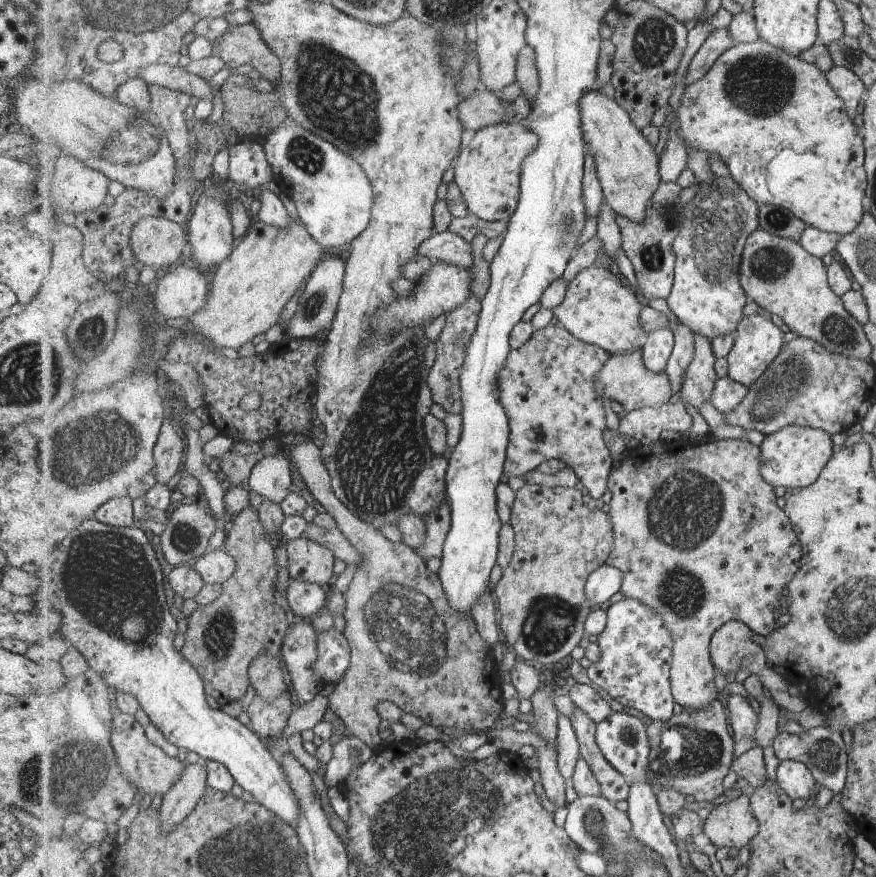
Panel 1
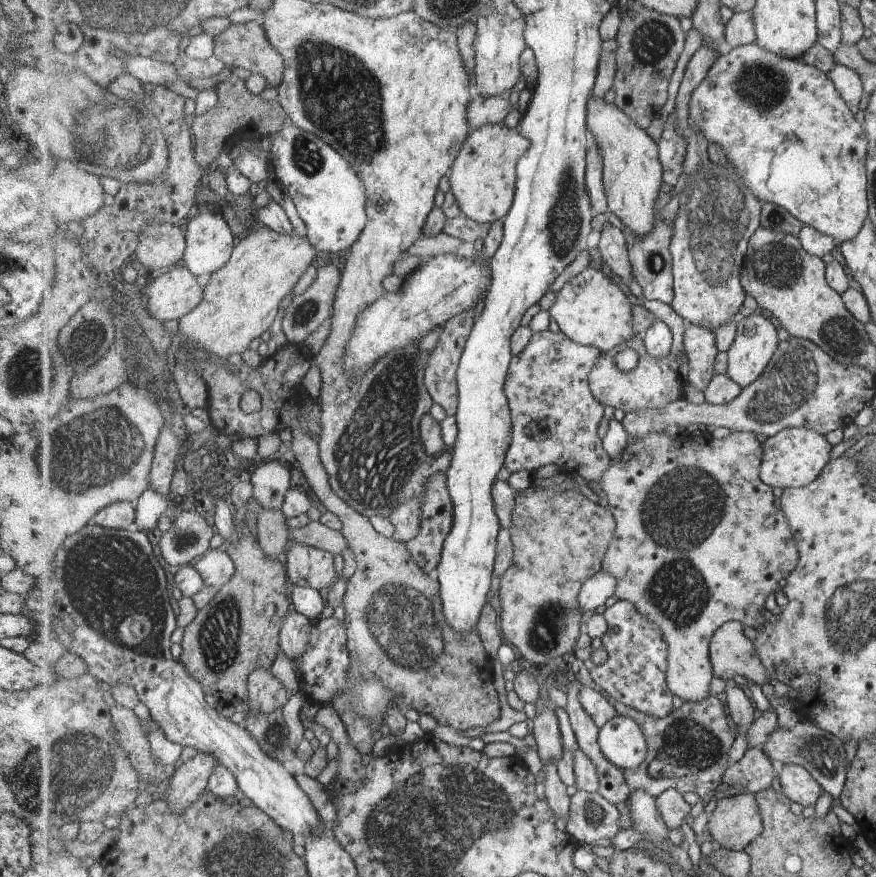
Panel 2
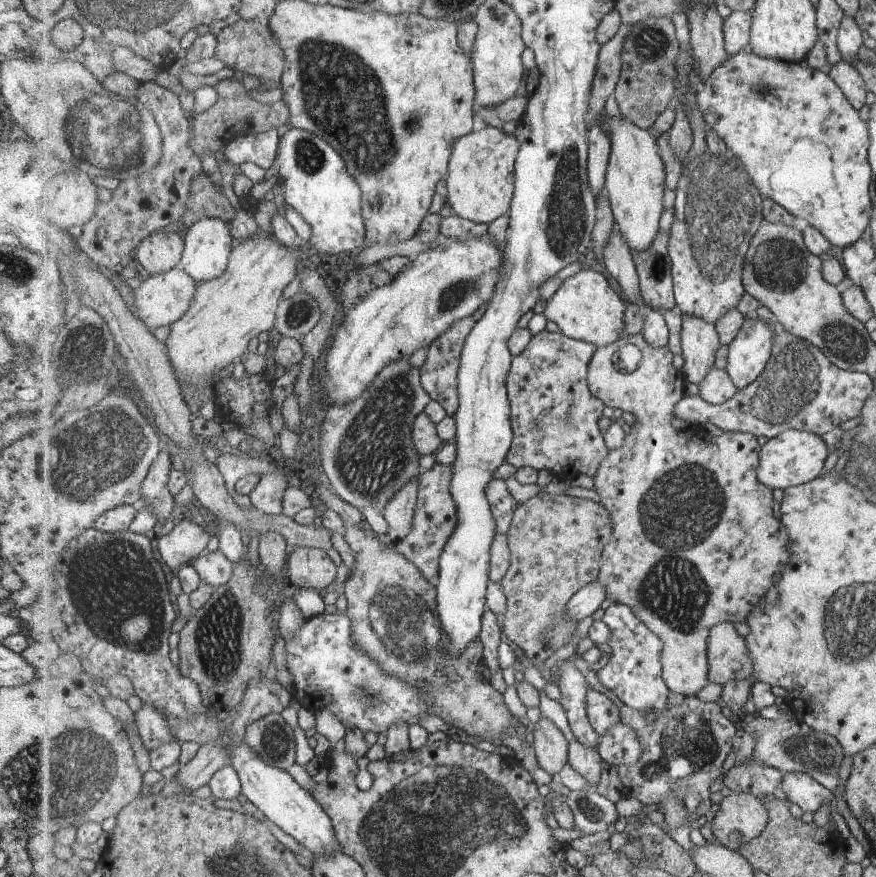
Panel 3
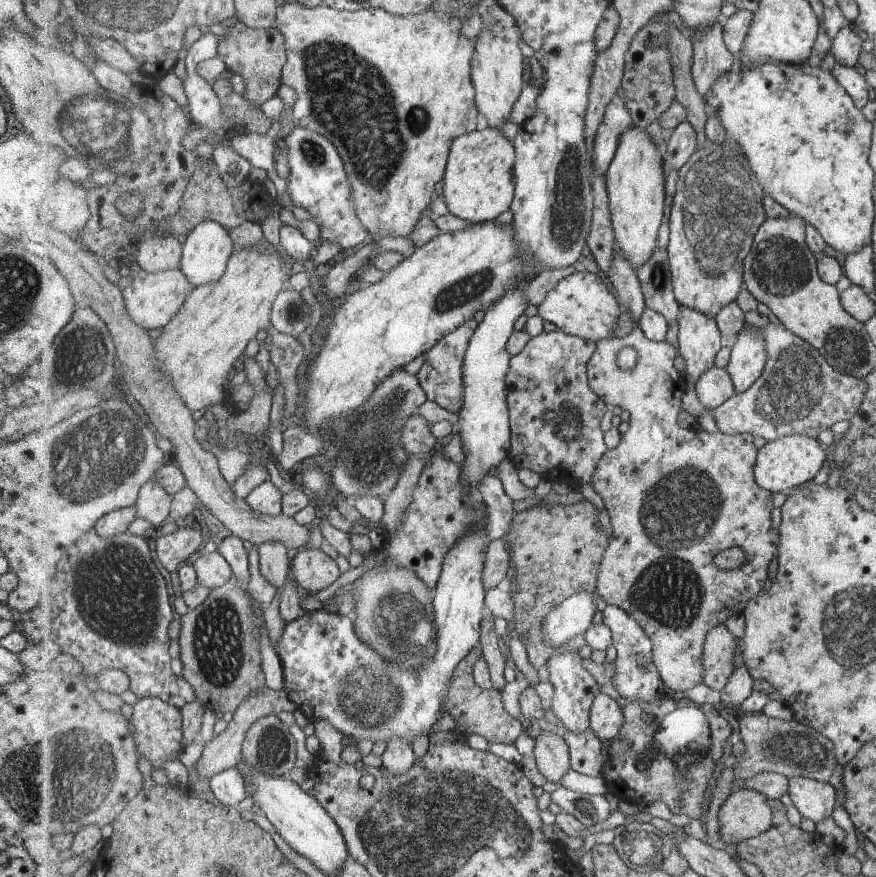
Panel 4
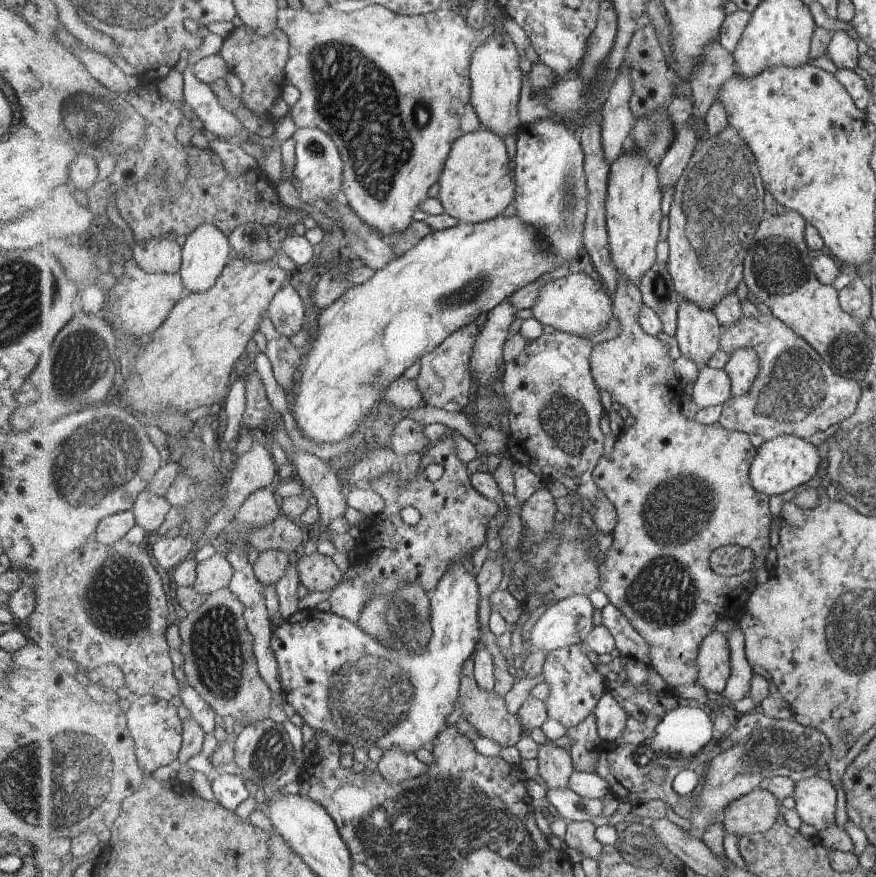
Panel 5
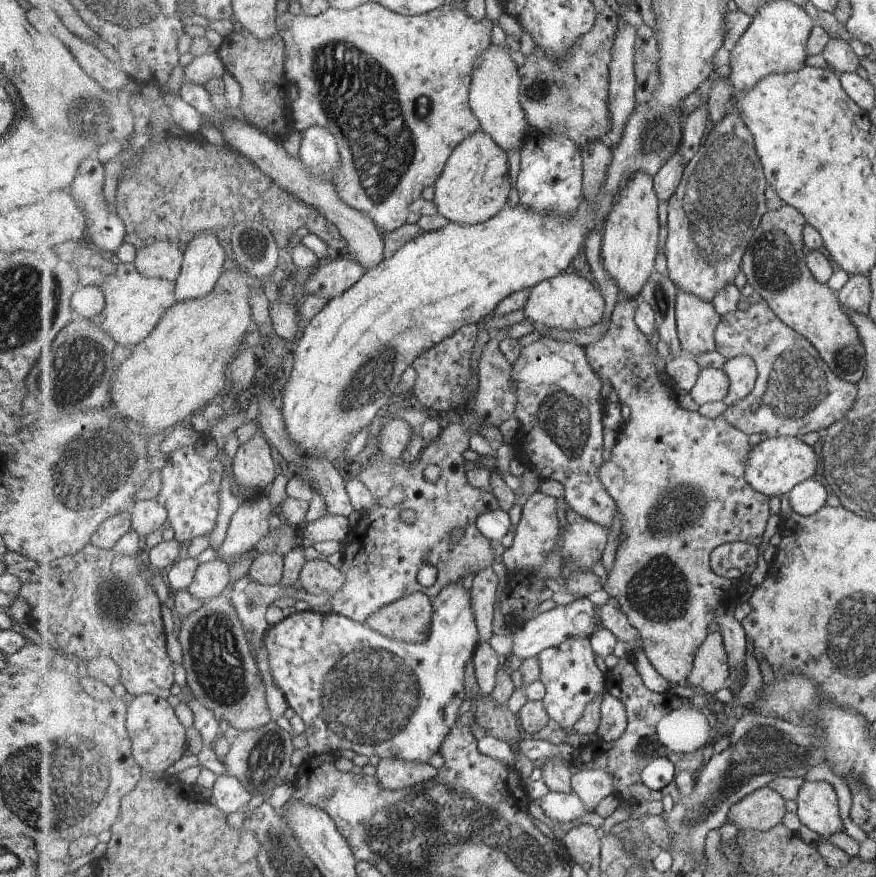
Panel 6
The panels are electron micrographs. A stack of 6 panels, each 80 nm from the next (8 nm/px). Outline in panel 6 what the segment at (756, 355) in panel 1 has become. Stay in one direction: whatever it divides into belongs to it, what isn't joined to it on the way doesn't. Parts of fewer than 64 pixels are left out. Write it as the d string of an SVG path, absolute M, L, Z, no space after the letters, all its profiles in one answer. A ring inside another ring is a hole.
M740 354L728 359L724 369L730 378L730 391L724 401L730 408L753 392L759 377L759 370L753 355L748 354Z

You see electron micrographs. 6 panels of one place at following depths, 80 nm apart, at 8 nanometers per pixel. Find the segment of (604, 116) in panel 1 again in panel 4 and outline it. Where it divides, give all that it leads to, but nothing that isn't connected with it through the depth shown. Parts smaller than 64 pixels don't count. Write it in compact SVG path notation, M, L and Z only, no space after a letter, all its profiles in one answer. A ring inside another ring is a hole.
M635 127L621 134L619 150L607 170L606 180L616 246L638 271L653 258L657 250L661 221L665 218L663 208L666 197L666 174L663 150L653 144L647 130Z

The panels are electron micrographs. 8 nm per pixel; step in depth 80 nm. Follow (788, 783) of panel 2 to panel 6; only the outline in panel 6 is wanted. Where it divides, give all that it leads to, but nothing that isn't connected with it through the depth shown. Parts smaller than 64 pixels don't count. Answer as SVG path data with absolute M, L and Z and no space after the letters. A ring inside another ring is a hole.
M805 781L795 802L802 824L815 830L821 838L845 830L839 816L837 792L829 782Z

